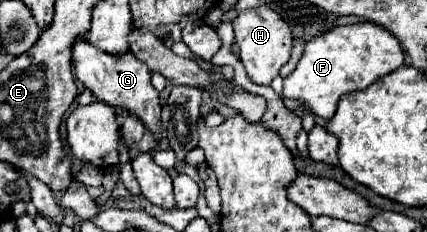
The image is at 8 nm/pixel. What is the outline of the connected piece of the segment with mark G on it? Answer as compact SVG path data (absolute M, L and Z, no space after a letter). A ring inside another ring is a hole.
M76 38L72 46L72 62L76 70L76 78L92 90L92 94L100 100L106 102L108 106L122 106L144 122L148 130L152 130L154 138L160 140L160 100L158 92L150 84L150 72L144 62L140 62L132 52L124 54L108 54L96 48L90 40L86 38Z

